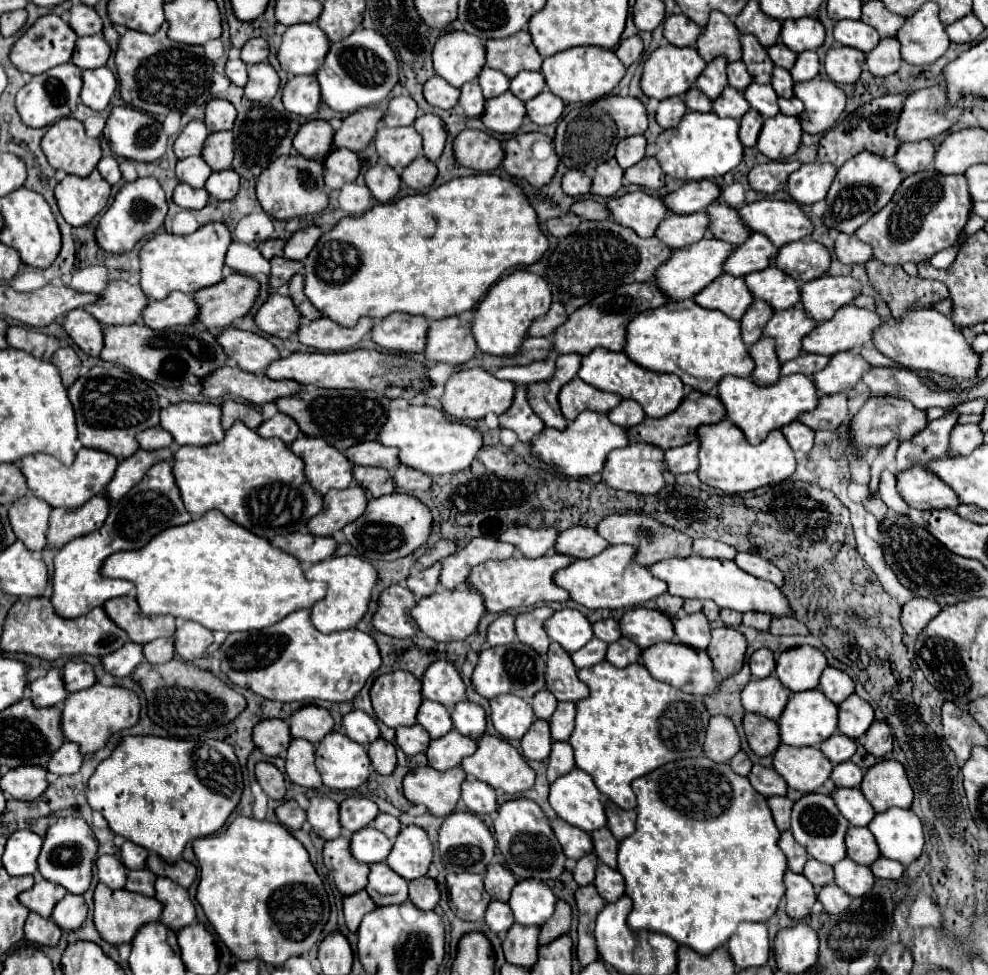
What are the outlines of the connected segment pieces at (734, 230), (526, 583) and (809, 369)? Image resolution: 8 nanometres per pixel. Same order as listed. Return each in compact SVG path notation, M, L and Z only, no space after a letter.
M716 203L716 205L708 205L706 213L710 217L708 229L712 237L728 241L732 245L742 245L746 241L748 229L740 223L736 209L726 207L724 203Z
M544 555L540 559L526 559L526 557L510 557L504 561L486 561L476 565L470 571L470 577L466 579L466 585L470 585L472 589L476 589L482 599L484 599L484 607L488 613L504 613L508 609L518 609L518 607L530 607L536 603L550 603L550 601L568 601L568 593L560 587L554 585L552 575L570 565L572 557L568 555Z
M800 353L800 357L788 361L788 363L782 363L782 369L780 373L782 375L792 375L792 373L802 373L802 375L814 375L818 373L820 369L824 369L828 365L830 357L826 355L814 355L814 353Z

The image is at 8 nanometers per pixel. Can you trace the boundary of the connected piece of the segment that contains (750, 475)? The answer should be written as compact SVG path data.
M724 419L714 425L700 425L696 437L700 441L700 467L696 473L702 483L722 489L724 493L744 493L764 485L774 485L788 479L796 469L794 451L780 431L768 433L768 437L760 445L748 445L744 441L744 435L740 435L740 429Z

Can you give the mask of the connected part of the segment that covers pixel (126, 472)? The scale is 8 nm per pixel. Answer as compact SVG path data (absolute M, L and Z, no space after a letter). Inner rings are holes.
M138 449L132 457L118 463L116 477L108 483L108 489L104 491L104 497L110 503L120 501L136 483L142 481L144 473L158 461L172 461L172 449L160 449L160 451Z

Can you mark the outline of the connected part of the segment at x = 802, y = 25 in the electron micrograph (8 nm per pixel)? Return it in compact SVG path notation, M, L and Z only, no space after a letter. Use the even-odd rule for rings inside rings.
M814 17L786 19L782 23L780 39L786 47L790 47L796 53L818 49L824 43L824 25Z

